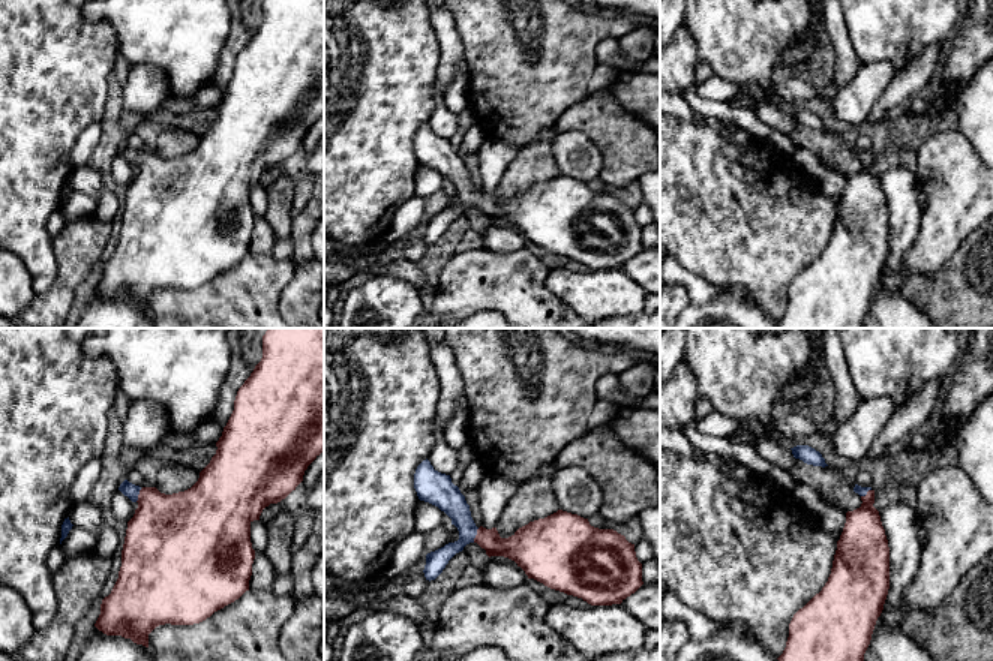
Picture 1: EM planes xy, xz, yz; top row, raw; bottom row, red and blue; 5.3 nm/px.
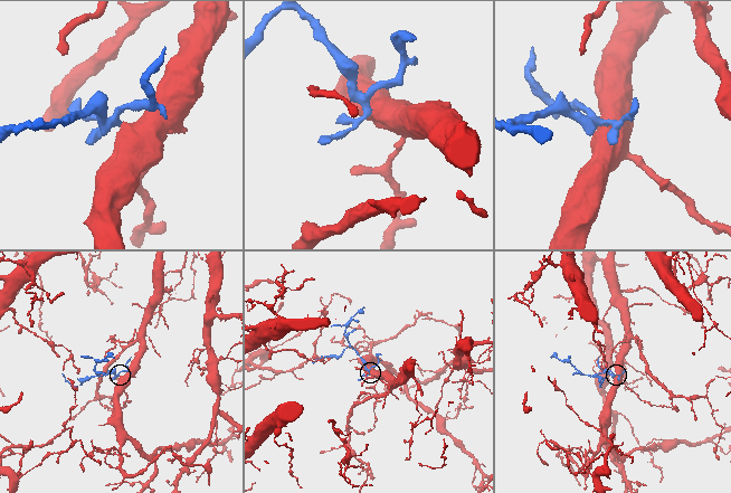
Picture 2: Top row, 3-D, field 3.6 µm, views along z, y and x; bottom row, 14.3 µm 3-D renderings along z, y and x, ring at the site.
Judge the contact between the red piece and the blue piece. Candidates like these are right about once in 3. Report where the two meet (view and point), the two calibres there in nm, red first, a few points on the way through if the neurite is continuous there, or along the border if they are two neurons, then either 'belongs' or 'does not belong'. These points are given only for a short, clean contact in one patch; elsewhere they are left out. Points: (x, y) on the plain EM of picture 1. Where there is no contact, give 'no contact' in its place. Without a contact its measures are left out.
xz (476, 200) | 160/140 nm | across xz (521, 212), (500, 212), (476, 200), (465, 189), (449, 162) | belongs

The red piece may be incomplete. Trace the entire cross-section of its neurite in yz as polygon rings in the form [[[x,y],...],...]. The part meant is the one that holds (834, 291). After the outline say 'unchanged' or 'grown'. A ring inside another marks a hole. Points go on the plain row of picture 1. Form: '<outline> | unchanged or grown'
[[[855,148],[861,171],[846,177],[846,187],[832,225],[828,246],[790,288],[778,328],[862,328],[872,298],[890,253],[890,211],[879,175],[873,171],[874,154]]] | grown

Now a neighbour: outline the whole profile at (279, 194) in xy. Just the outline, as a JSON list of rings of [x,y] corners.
[[[282,175],[266,189],[267,192],[267,210],[264,219],[272,226],[276,240],[282,240],[291,235],[292,228],[292,198],[294,198],[294,178]]]

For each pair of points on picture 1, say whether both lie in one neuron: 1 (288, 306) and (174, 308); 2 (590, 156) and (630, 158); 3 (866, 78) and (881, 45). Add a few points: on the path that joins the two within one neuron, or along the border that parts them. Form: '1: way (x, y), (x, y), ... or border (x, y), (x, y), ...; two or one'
1: border (293, 273), (281, 294), (279, 312); two
2: border (578, 131), (602, 156), (599, 177); two
3: border (863, 63), (888, 62), (897, 72); two

